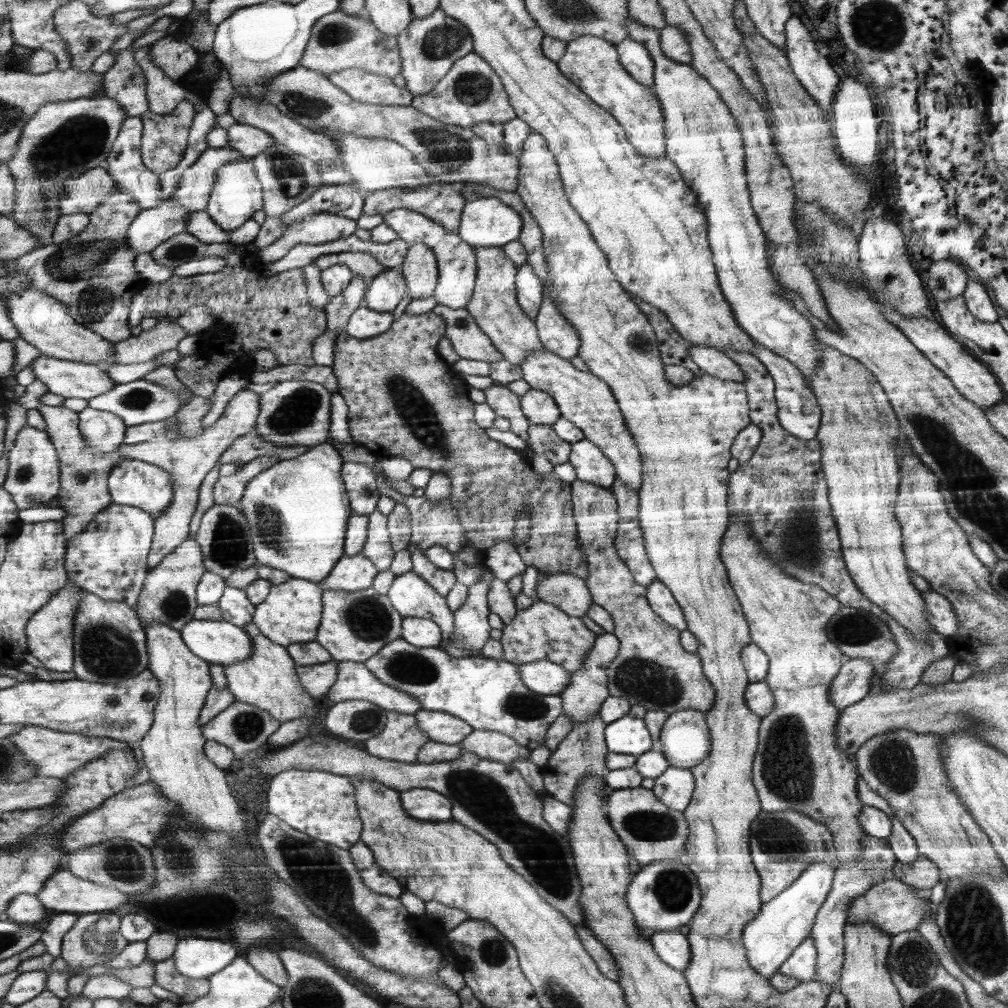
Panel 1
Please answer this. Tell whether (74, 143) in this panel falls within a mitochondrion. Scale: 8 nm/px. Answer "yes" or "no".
yes

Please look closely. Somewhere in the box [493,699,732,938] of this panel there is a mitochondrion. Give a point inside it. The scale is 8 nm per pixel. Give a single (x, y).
(673, 889)

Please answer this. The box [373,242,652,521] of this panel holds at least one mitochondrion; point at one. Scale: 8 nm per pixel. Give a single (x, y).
(417, 414)

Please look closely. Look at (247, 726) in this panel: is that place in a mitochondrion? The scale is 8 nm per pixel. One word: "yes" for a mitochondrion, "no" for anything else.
yes

